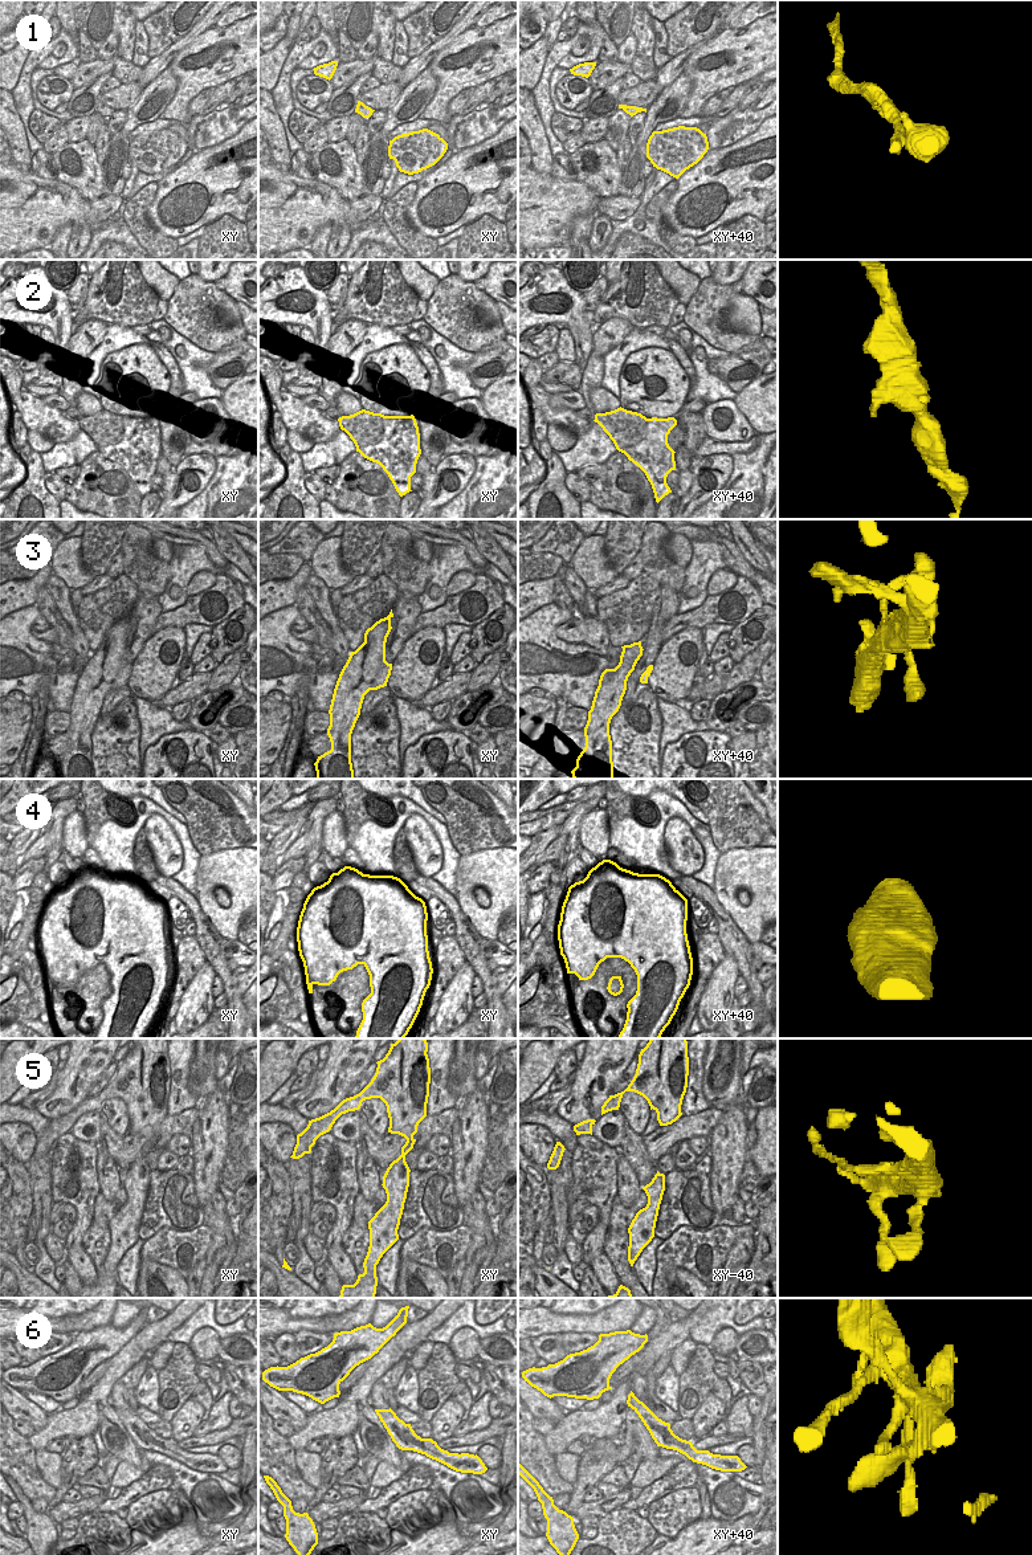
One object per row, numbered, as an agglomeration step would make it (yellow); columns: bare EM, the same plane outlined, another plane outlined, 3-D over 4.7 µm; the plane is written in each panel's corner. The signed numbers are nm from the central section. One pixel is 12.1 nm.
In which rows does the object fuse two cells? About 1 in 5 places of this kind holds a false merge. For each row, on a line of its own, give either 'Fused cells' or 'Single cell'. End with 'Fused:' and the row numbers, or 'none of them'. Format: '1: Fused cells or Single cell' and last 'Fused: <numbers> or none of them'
1: Single cell
2: Single cell
3: Single cell
4: Single cell
5: Fused cells
6: Single cell
Fused: 5.

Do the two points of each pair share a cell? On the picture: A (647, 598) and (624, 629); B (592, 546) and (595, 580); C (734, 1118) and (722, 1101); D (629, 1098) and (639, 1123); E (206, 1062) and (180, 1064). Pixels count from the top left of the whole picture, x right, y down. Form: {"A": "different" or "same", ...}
{"A": "same", "B": "same", "C": "different", "D": "same", "E": "different"}

